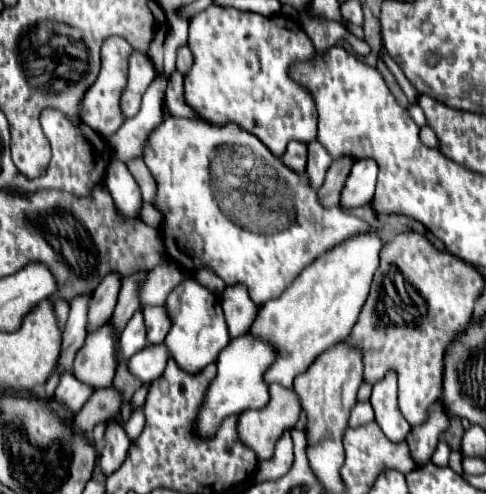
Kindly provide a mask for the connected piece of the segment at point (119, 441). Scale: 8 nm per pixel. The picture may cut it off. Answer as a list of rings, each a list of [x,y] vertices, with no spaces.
[[[110,420],[104,440],[106,440],[106,446],[104,446],[102,454],[100,454],[100,470],[102,470],[104,476],[110,476],[126,460],[130,440],[126,438],[122,426],[118,426],[116,420]]]

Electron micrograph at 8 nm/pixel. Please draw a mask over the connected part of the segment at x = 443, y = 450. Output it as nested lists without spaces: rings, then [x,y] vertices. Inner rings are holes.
[[[440,440],[438,448],[436,448],[436,454],[434,454],[434,464],[438,466],[448,466],[448,456],[450,456],[450,448],[444,440]]]

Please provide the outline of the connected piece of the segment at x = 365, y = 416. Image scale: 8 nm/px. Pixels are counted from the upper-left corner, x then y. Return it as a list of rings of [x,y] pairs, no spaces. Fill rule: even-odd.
[[[368,400],[364,402],[356,402],[356,406],[352,408],[352,414],[348,418],[348,426],[356,428],[356,426],[362,426],[362,424],[368,424],[374,420],[374,412],[372,412],[372,406]]]

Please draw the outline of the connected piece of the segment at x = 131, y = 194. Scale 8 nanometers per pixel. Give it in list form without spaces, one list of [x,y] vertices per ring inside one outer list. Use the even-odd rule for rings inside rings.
[[[112,160],[106,168],[104,184],[108,192],[114,198],[116,212],[124,218],[138,218],[140,206],[142,206],[142,196],[136,180],[128,172],[126,164],[120,160]]]

